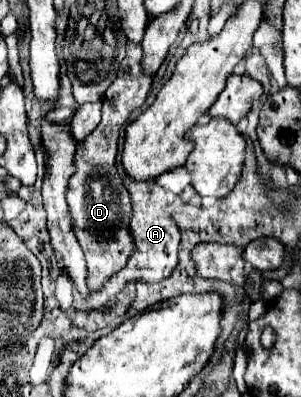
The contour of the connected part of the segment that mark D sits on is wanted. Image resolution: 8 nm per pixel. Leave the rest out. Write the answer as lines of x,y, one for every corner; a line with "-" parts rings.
127,44
127,56
121,62
117,80
107,88
103,98
103,118
99,126
77,146
75,172
67,188
67,204
73,216
73,234
77,236
85,260
87,260
87,286
89,290
101,290
105,282
125,268
133,254
133,232
129,232
129,218
133,216
133,204
129,190
117,174
117,144
119,130
129,120
131,112
139,108
151,88
151,76
141,72
141,46

